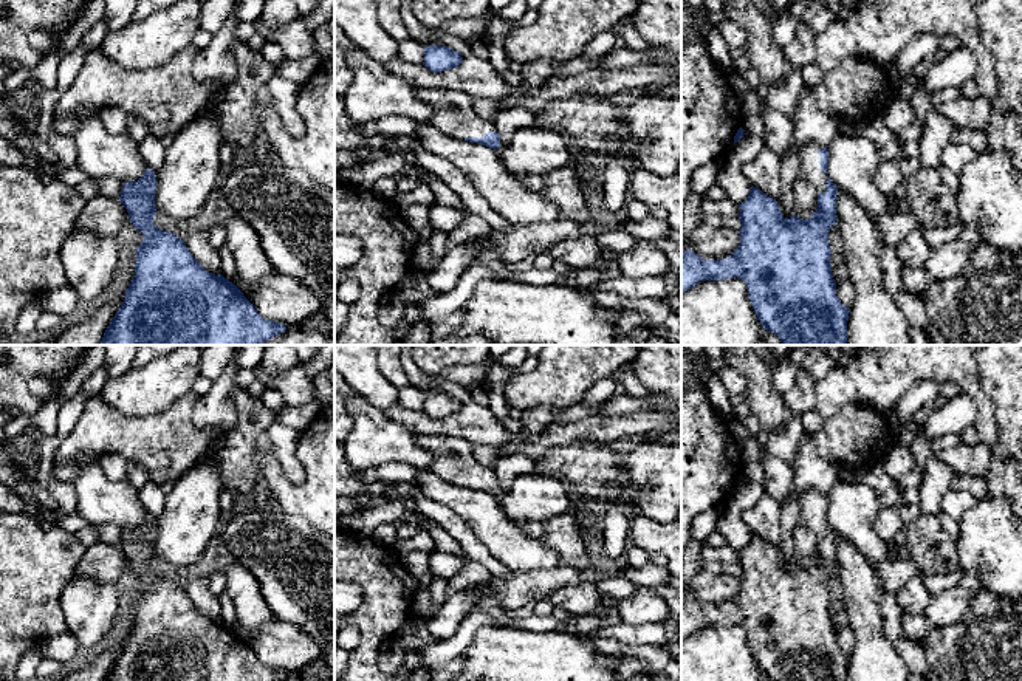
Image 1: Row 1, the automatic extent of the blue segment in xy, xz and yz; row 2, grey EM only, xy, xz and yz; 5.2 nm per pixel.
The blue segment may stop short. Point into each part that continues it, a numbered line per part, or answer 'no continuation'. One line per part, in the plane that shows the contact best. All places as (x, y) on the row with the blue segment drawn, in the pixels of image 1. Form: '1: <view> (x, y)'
1: yz (810, 169)

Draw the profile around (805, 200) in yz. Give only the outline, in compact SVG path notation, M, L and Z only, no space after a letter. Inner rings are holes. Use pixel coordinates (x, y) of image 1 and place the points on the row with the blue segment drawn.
M797 176L794 181L793 201L796 215L813 214L818 210L818 193L802 176Z

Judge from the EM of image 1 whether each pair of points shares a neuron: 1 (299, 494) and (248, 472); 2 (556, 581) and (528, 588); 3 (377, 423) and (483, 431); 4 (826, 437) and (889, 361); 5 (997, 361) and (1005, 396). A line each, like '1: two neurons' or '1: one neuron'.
1: two neurons
2: one neuron
3: two neurons
4: two neurons
5: one neuron

